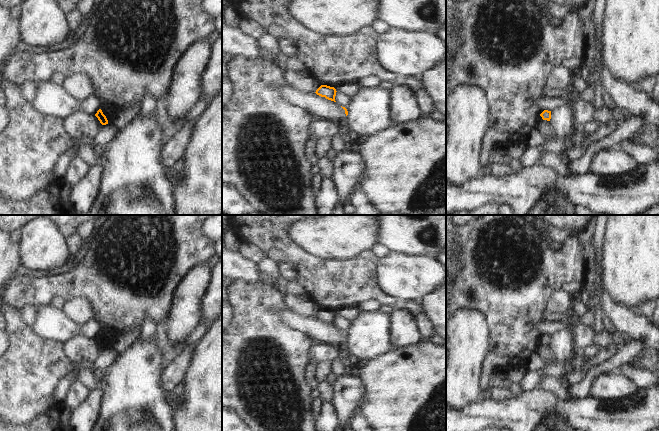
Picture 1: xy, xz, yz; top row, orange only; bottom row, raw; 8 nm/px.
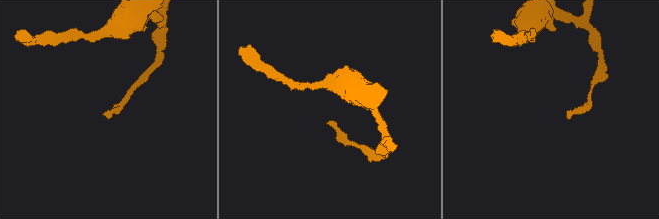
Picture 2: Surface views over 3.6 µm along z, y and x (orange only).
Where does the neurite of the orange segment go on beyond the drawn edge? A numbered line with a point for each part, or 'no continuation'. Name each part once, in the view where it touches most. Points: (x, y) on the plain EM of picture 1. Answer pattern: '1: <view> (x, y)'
no continuation

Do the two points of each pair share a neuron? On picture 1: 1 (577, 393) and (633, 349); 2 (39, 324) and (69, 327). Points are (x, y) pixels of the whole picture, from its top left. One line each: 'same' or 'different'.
1: same
2: same

